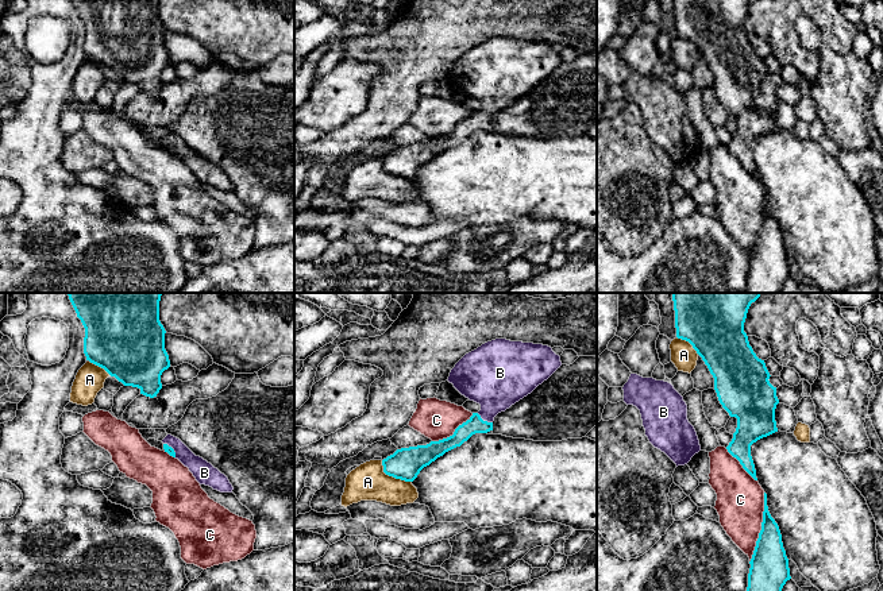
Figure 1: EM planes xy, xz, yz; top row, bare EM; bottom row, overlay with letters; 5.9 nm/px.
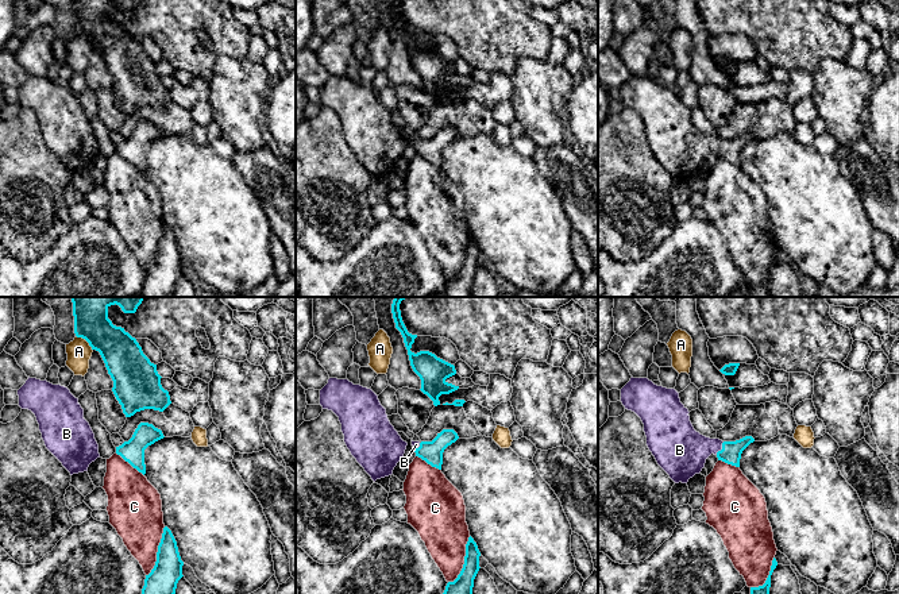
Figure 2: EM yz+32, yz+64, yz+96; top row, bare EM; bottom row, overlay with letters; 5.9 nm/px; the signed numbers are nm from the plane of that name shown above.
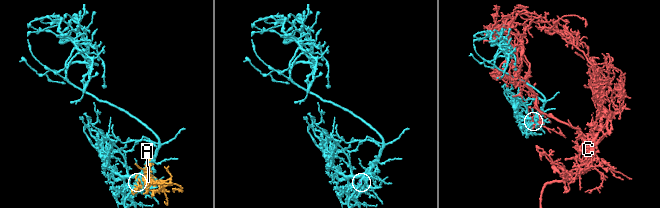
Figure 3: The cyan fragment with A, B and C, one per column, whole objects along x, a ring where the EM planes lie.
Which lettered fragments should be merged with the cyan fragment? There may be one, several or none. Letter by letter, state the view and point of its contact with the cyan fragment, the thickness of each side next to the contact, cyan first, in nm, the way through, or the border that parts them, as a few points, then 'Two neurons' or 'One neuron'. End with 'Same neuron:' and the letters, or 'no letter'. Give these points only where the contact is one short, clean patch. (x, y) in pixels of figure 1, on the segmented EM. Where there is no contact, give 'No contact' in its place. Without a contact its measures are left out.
A: Touches cyan at xz (392, 475). Thickness 190 nm (cyan) against 220 nm. Two neurons
B: Touches cyan at xz (485, 421). Thickness 100 nm (cyan) against 340 nm. Path across: xz (475, 424), (485, 421), (494, 397), (496, 381). One neuron
C: Touches cyan at yz (762, 528). Thickness 220 nm (cyan) against 280 nm. Two neurons
Same neuron: B

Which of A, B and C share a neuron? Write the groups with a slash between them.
A / B / C

